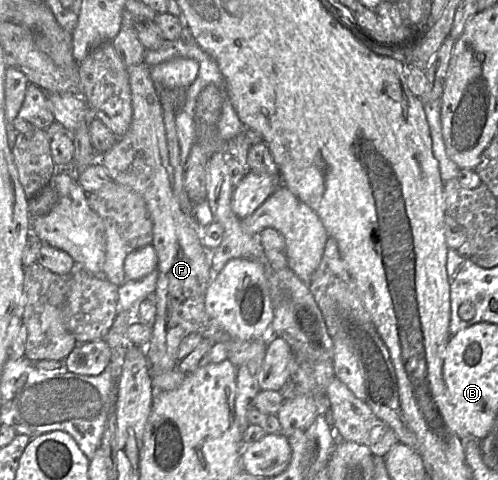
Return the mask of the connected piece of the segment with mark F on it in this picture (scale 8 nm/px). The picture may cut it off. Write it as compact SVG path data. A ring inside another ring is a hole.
M145 62L128 67L127 72L132 98L132 121L126 134L99 160L112 181L129 187L143 198L152 220L151 245L156 251L158 278L155 290L156 316L151 338L145 348L150 377L176 367L178 346L191 333L198 333L203 339L214 343L222 343L227 351L227 359L238 368L258 353L266 353L265 336L249 340L236 338L206 312L204 299L211 282L211 269L205 248L195 231L198 225L181 211L172 189L159 90Z

